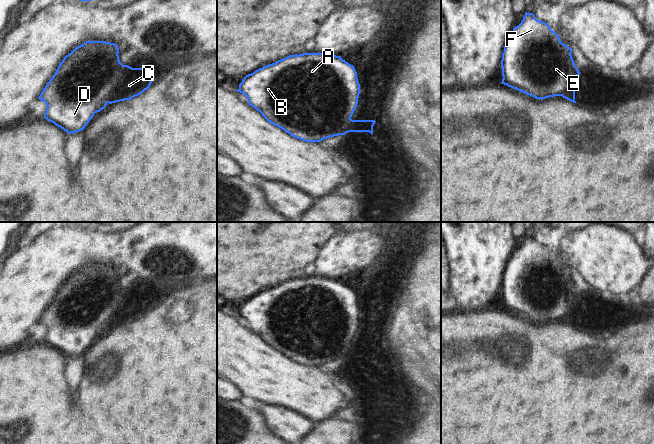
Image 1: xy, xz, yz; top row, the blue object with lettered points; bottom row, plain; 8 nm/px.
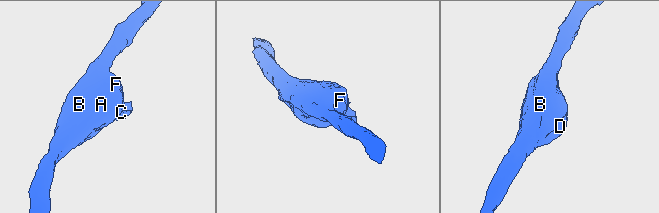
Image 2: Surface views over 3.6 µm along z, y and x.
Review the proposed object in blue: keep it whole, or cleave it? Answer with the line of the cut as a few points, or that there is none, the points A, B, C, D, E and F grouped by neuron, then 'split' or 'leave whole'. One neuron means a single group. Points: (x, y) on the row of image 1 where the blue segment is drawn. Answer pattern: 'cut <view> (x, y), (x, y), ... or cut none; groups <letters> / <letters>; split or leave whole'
cut none; groups A B C D E F; leave whole

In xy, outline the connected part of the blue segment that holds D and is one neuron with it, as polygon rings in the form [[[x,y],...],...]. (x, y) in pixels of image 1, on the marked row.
[[[86,41],[66,55],[38,98],[47,105],[44,118],[68,134],[76,133],[84,130],[94,114],[103,110],[108,103],[131,100],[147,90],[153,81],[149,67],[132,68],[123,65],[119,60],[118,53],[117,44],[106,41]]]

